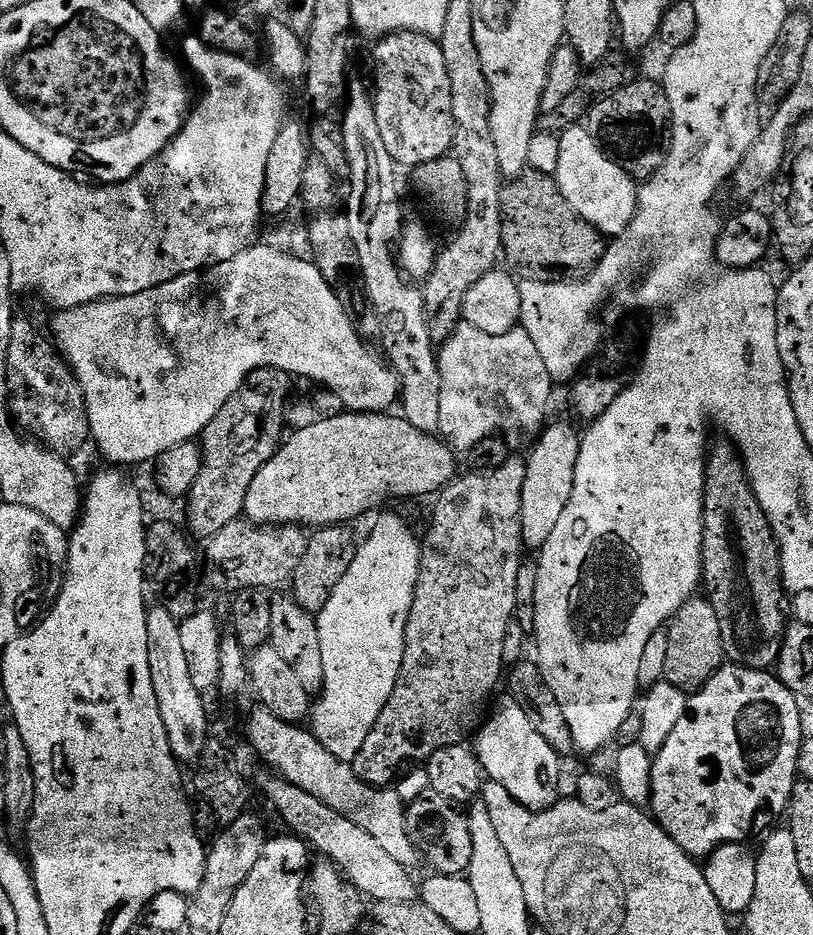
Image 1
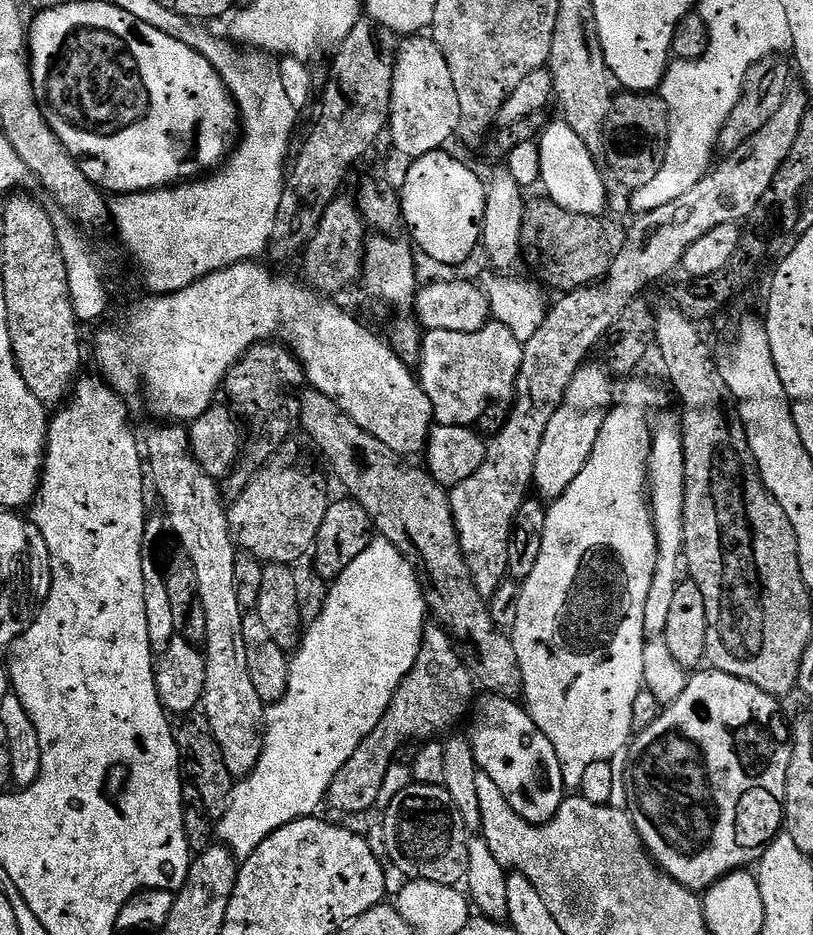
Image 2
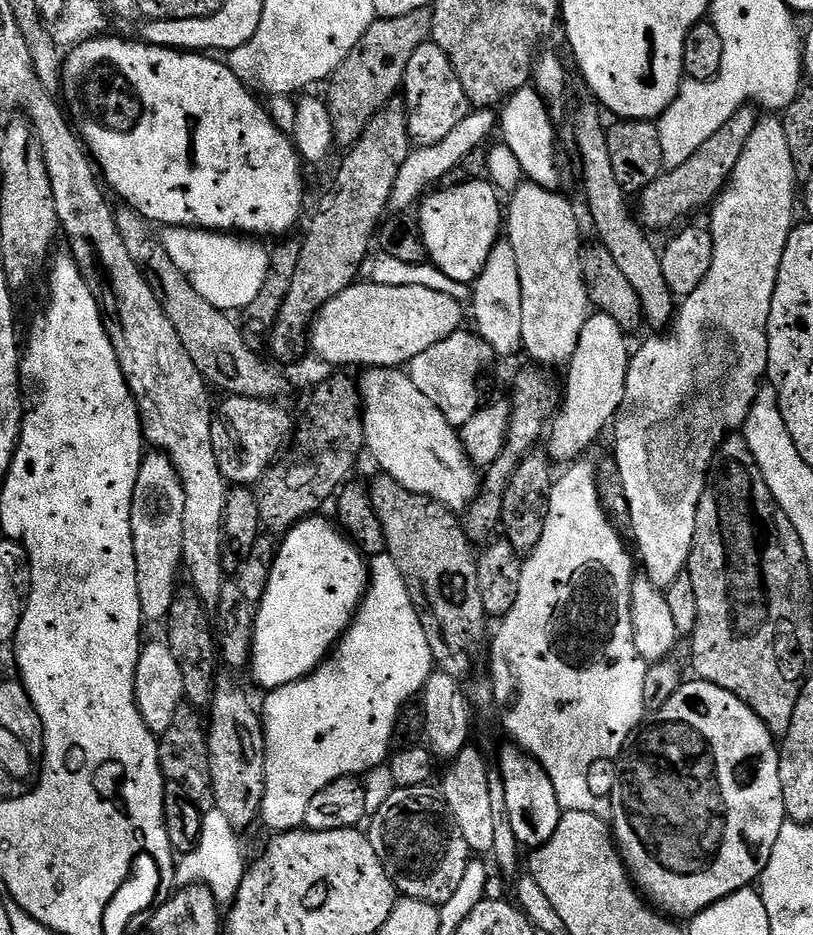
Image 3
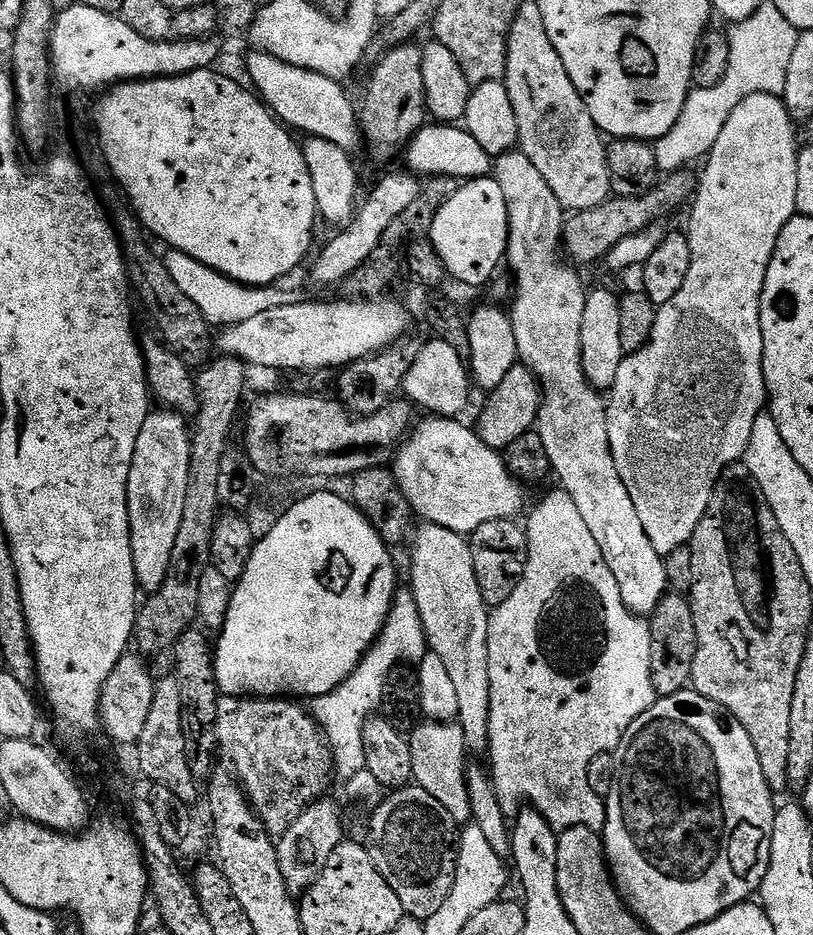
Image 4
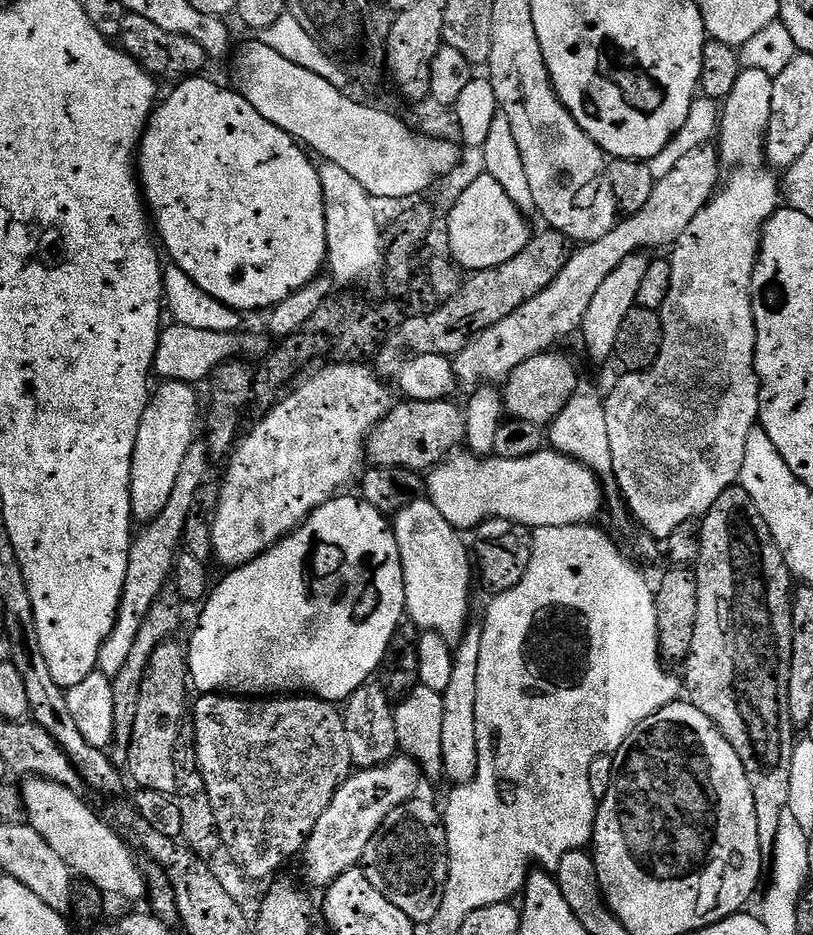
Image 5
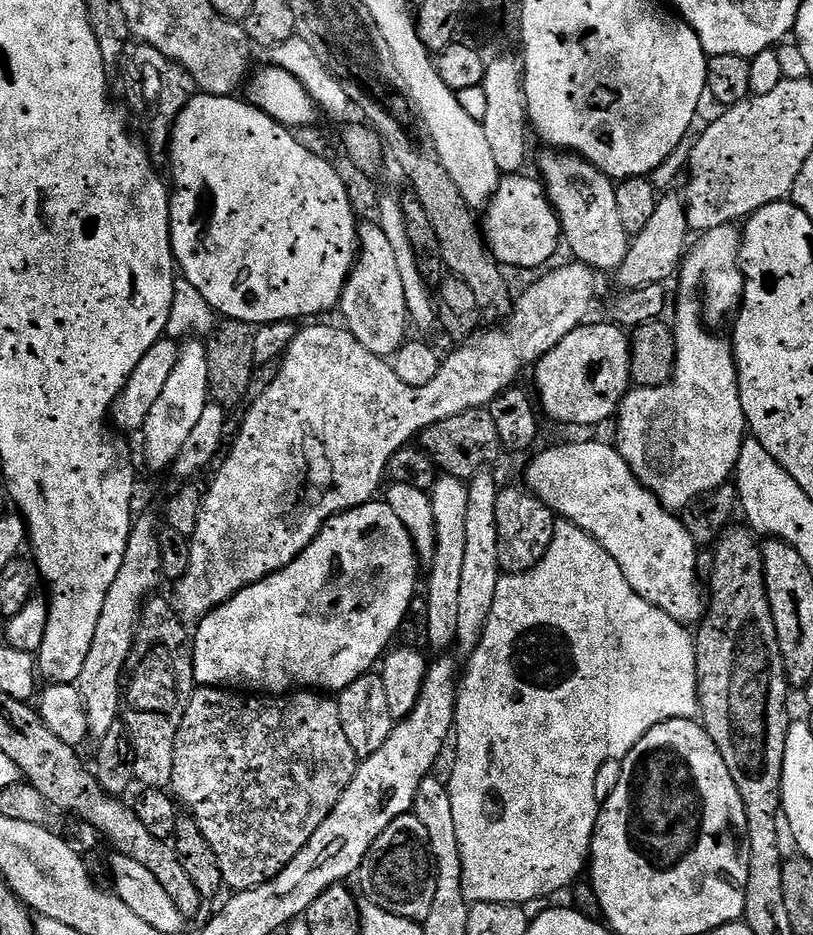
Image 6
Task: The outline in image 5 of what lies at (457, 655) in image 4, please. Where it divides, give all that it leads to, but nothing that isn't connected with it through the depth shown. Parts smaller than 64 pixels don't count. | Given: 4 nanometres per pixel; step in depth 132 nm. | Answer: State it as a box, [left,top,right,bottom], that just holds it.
[394,498,474,646]

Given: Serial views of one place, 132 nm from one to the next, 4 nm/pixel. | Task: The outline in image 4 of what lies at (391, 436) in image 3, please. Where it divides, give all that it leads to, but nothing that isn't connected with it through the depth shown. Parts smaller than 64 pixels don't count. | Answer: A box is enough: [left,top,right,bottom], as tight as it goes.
[394,416,525,534]

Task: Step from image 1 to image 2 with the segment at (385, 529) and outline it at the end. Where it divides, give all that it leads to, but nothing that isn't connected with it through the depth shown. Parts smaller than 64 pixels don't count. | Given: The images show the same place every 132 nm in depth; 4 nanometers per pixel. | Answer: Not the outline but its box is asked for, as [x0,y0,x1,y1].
[214,538,426,862]

